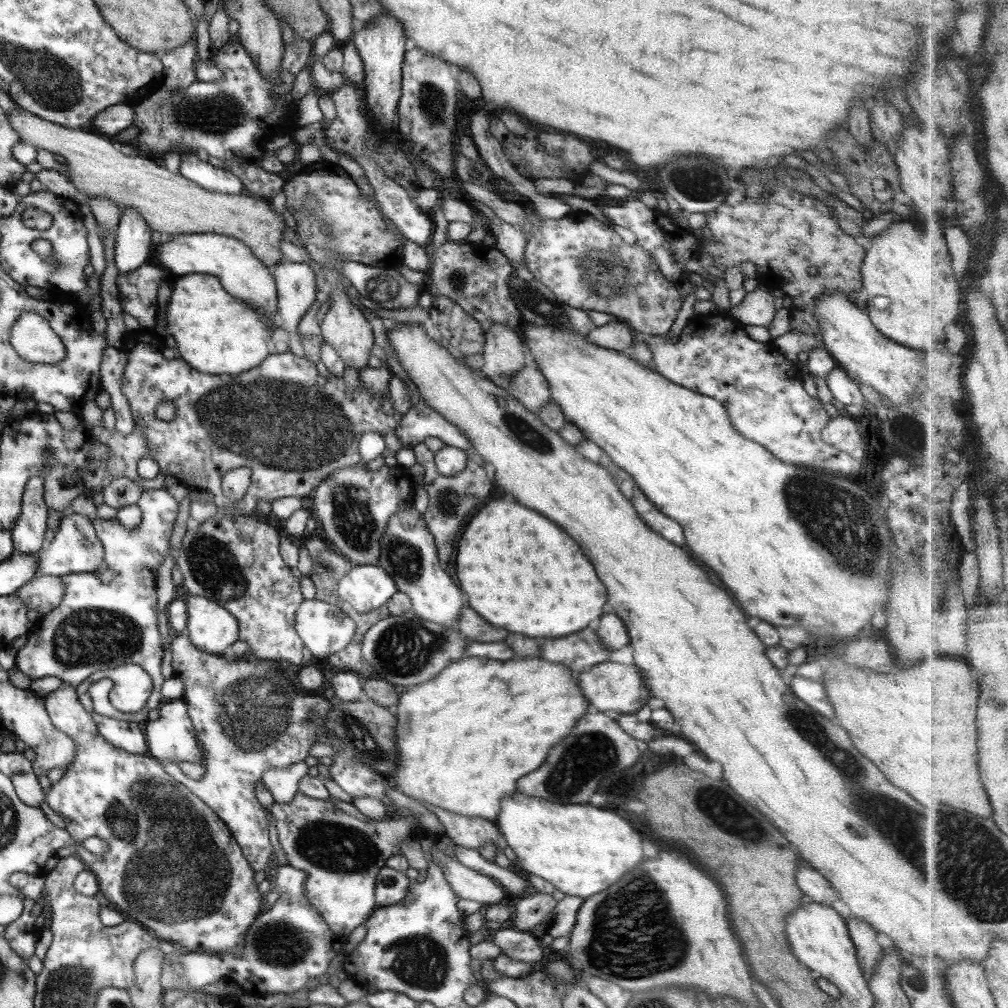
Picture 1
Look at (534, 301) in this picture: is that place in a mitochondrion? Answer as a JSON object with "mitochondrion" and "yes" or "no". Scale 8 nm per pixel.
{"mitochondrion":"yes"}

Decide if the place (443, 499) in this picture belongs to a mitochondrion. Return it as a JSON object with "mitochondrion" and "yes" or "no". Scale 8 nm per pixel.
{"mitochondrion":"yes"}

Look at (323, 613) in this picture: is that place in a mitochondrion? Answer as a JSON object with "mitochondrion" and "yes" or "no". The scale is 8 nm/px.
{"mitochondrion":"no"}

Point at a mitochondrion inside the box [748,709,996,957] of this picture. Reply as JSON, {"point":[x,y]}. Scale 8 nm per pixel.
{"point":[754,838]}

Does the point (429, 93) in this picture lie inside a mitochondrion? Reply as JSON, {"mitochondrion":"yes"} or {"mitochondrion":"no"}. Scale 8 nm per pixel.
{"mitochondrion":"yes"}

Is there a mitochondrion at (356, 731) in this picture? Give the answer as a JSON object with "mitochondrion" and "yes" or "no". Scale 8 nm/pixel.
{"mitochondrion":"yes"}

